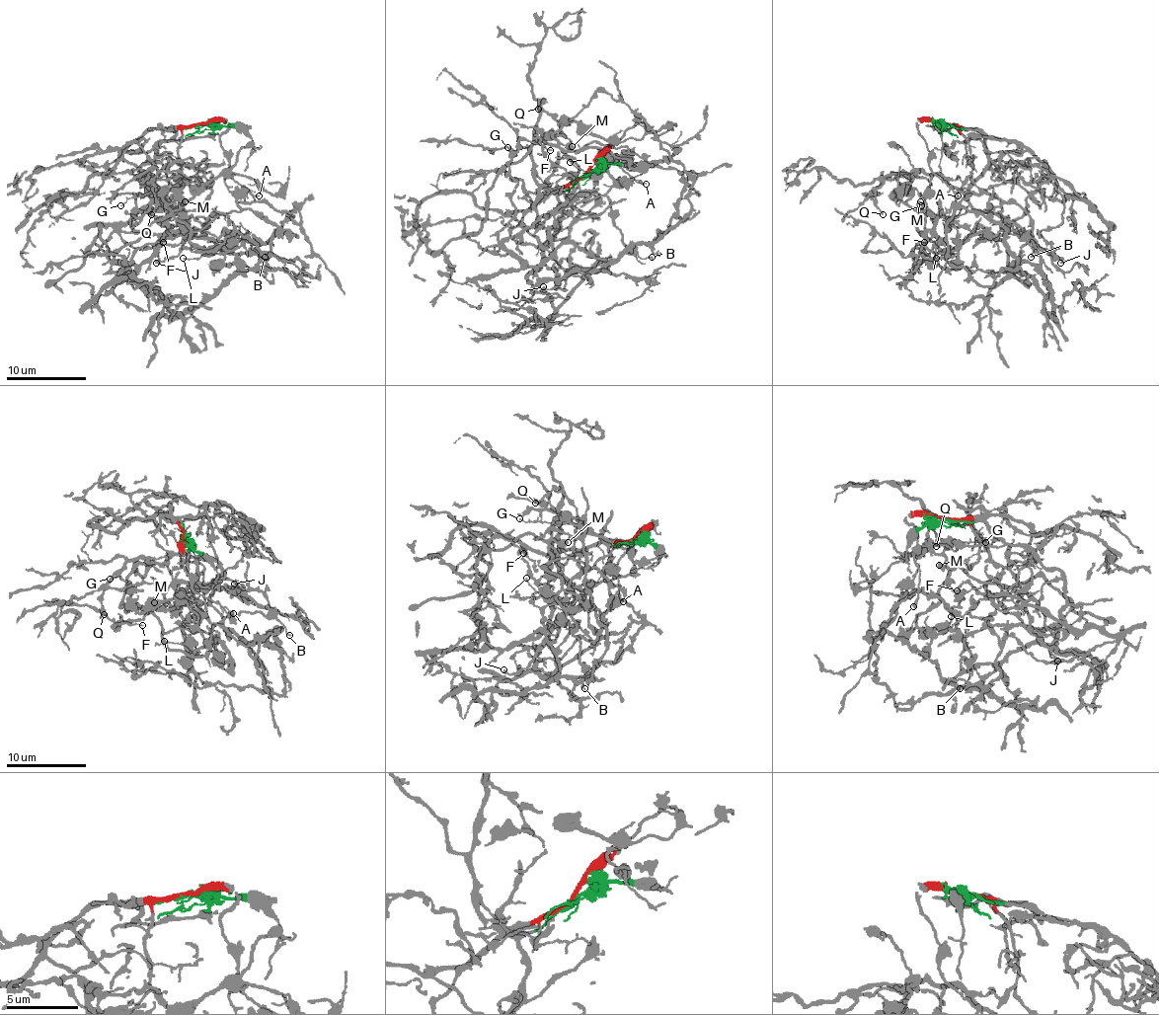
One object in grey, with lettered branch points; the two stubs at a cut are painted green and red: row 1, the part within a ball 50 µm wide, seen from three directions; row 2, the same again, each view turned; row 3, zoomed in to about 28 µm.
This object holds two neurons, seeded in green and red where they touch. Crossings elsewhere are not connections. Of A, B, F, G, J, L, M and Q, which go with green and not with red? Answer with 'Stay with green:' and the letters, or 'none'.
Stay with green: F, J, Q

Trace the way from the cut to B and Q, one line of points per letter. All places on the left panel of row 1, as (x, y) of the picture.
B: (203, 122), (227, 122), (225, 187), (241, 208), (190, 240), (225, 252), (229, 230), (265, 256)
Q: (203, 122), (172, 129), (140, 169), (136, 206), (168, 218), (164, 234), (144, 173), (152, 214)

